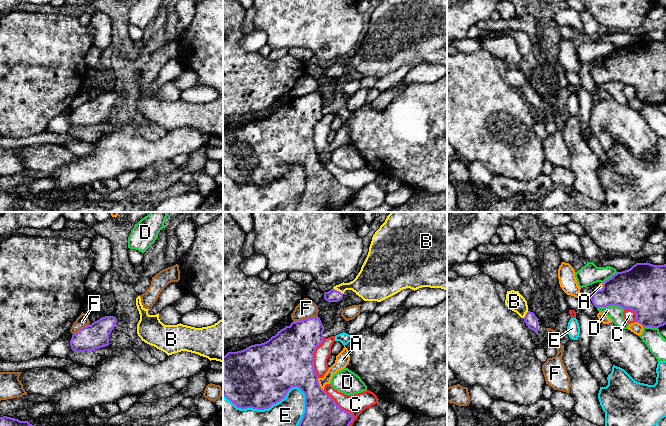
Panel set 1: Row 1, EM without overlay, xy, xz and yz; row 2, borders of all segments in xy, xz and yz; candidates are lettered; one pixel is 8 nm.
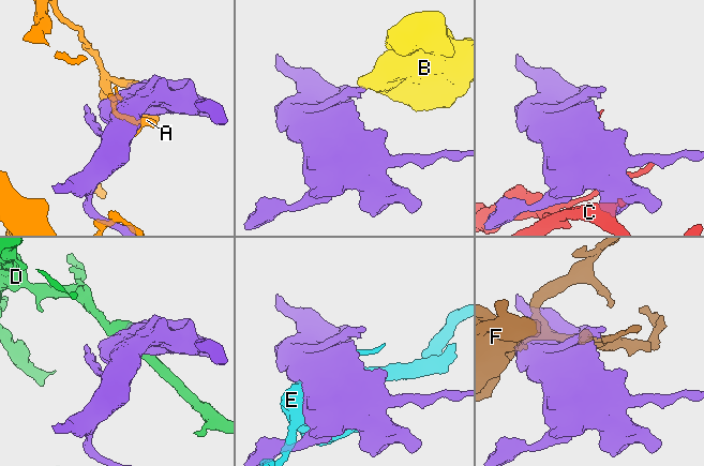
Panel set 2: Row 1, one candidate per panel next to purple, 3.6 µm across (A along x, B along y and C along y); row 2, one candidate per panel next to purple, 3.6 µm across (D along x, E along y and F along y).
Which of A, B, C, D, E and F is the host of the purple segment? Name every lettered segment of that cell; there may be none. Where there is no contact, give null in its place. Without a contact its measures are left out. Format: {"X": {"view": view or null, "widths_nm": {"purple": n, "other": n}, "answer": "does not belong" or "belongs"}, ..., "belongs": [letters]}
{"A": {"view": "xz", "widths_nm": {"purple": 340, "other": 100}, "answer": "does not belong"}, "B": {"view": "xz", "widths_nm": {"purple": 100, "other": 240}, "answer": "belongs"}, "C": {"view": "xz", "widths_nm": {"purple": 260, "other": 160}, "answer": "does not belong"}, "D": {"view": "yz", "widths_nm": {"purple": 340, "other": 120}, "answer": "does not belong"}, "E": {"view": "xz", "widths_nm": {"purple": 500, "other": 220}, "answer": "does not belong"}, "F": {"view": "xz", "widths_nm": {"purple": 340, "other": 150}, "answer": "does not belong"}, "belongs": ["B"]}

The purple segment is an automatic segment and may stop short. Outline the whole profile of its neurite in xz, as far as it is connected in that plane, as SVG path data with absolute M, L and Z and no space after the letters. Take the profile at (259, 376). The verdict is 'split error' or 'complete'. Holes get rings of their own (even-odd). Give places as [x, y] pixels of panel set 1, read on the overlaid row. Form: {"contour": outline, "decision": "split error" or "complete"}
{"contour": "M318 316L292 322L268 341L223 356L223 395L237 408L264 410L285 398L287 392L298 387L305 394L305 413L298 426L349 426L353 421L350 412L341 409L319 385L314 368L314 352L324 339L324 326Z", "decision": "complete"}

